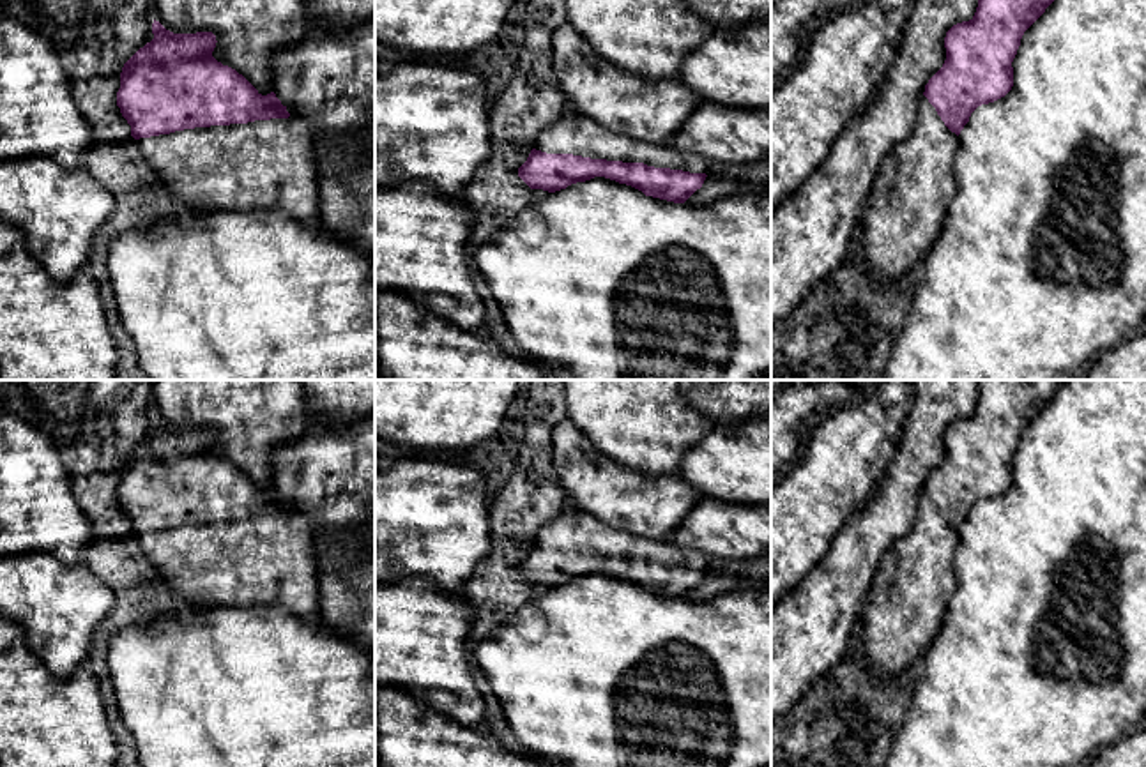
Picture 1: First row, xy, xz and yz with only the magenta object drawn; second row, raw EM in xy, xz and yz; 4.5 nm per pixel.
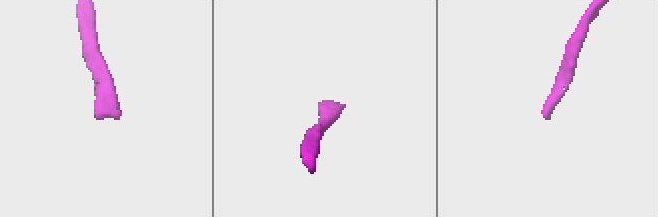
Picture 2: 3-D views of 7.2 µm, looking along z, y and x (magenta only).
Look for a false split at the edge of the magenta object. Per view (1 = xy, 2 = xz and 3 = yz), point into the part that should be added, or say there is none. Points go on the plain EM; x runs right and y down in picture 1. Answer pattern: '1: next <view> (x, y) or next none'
1: next xy (267, 561)
2: next xz (573, 529)
3: next yz (915, 578)

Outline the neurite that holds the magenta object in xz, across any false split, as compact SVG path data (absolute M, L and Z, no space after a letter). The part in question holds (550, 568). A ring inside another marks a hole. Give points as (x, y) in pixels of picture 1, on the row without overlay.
M571 505L538 534L518 573L531 585L555 589L605 573L646 592L684 599L706 576L709 557L670 539L653 541L610 527Z

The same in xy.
M152 419L154 435L122 463L117 502L131 521L147 558L163 581L186 604L281 606L306 624L320 626L320 587L315 530L306 516L292 514L274 488L262 491L242 470L212 452L212 428L173 429Z

